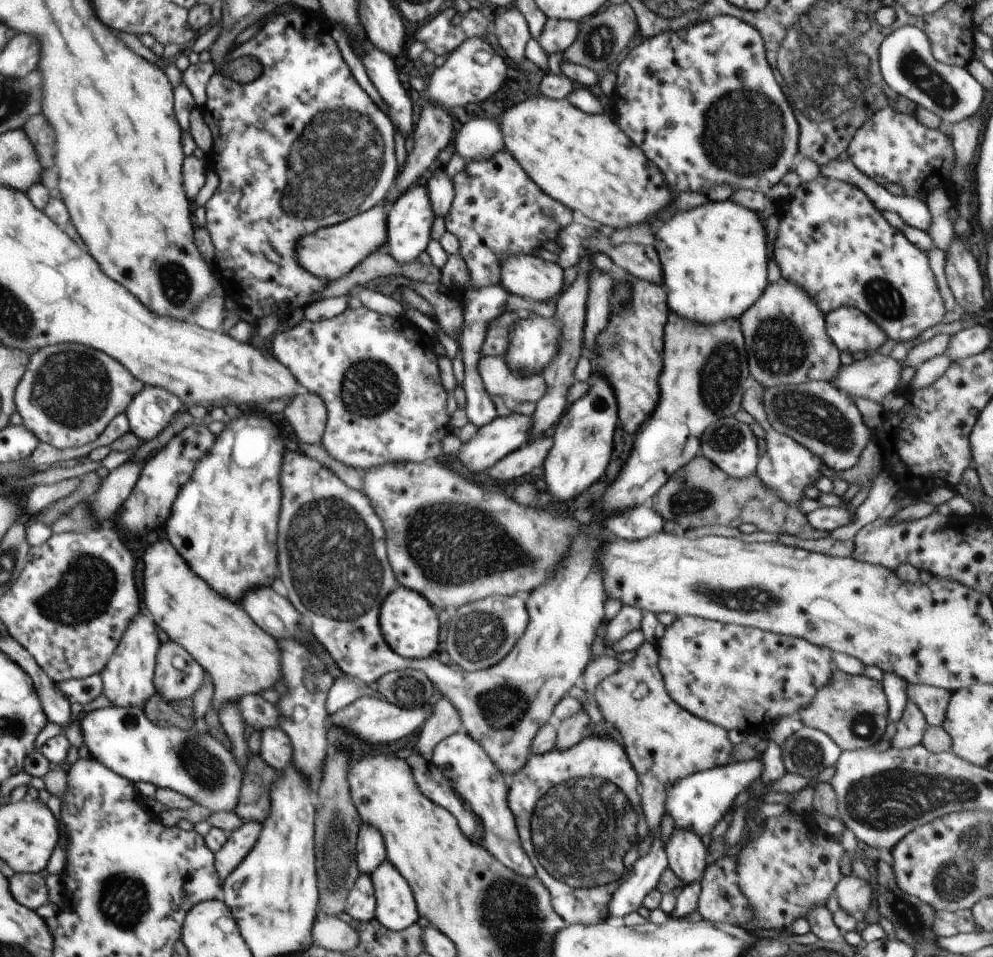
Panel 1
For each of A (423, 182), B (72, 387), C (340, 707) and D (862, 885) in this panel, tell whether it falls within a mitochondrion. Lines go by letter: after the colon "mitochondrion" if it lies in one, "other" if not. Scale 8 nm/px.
A: other
B: mitochondrion
C: other
D: other

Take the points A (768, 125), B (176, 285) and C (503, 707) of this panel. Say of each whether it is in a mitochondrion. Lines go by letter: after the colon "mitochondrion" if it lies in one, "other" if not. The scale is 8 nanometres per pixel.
A: mitochondrion
B: mitochondrion
C: mitochondrion

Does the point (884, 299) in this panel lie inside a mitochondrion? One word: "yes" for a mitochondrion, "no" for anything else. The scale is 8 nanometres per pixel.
yes

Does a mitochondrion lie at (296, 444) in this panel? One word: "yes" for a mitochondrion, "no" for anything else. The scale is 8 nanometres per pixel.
no

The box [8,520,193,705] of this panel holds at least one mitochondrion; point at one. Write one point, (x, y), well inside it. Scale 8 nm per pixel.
(85, 590)

